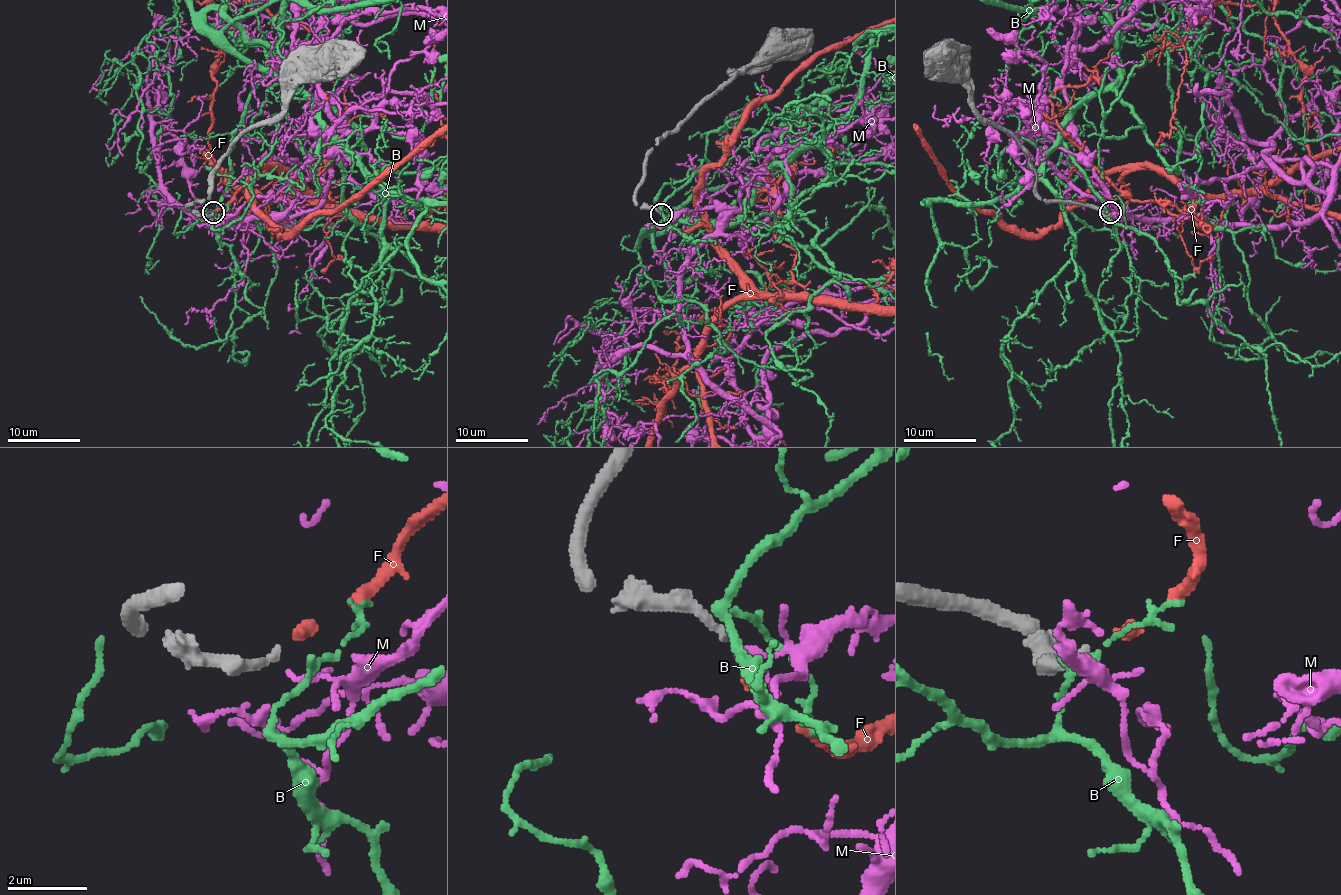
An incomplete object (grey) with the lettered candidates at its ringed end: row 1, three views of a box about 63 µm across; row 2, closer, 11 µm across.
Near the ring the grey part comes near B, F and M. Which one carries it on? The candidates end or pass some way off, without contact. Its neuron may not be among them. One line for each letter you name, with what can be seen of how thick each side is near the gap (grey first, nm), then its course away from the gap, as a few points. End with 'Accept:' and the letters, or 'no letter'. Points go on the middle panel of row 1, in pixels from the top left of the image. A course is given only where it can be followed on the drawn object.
F: 200/240 nm
Accept: F

